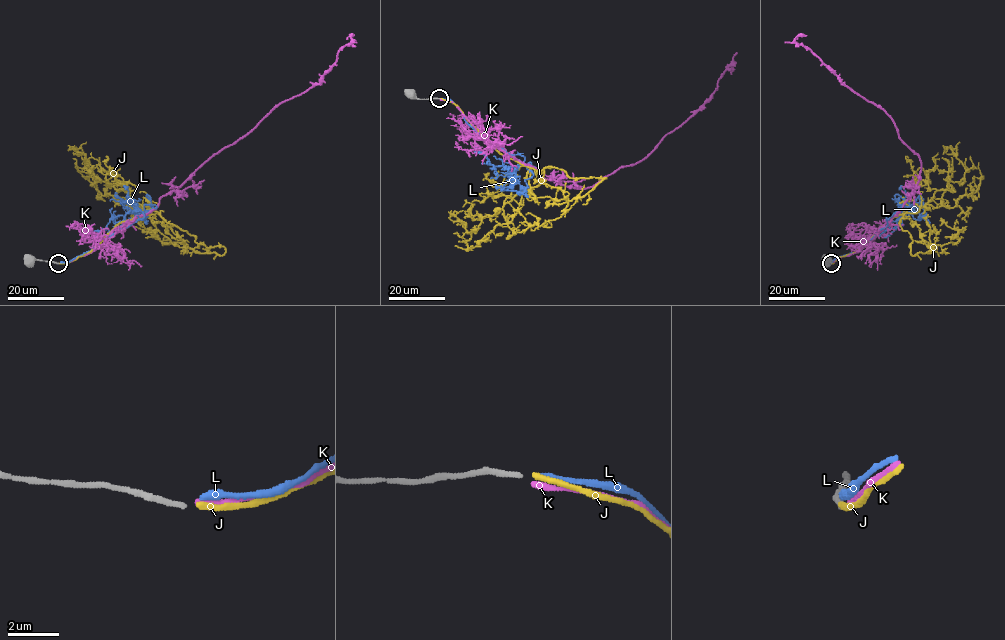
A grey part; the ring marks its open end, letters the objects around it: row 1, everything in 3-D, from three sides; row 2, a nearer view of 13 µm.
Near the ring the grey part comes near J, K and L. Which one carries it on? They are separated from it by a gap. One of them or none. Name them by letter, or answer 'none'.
J

